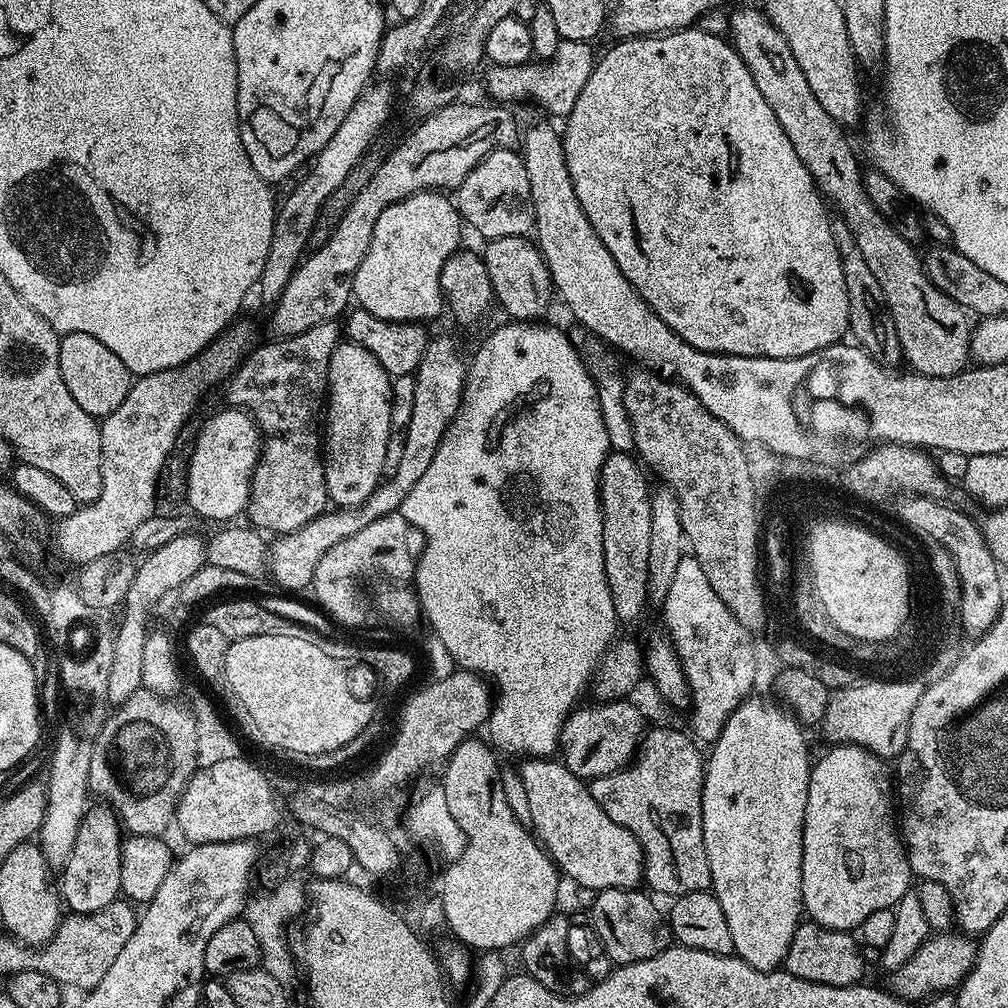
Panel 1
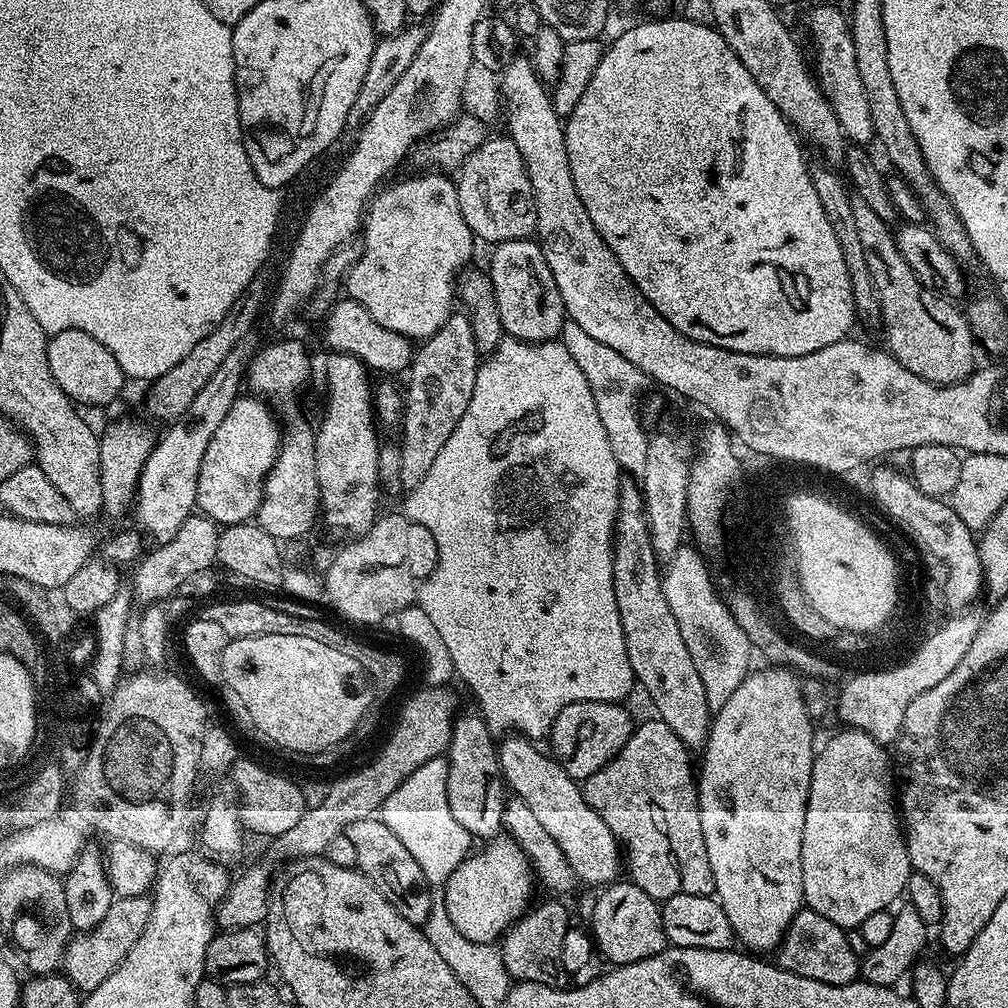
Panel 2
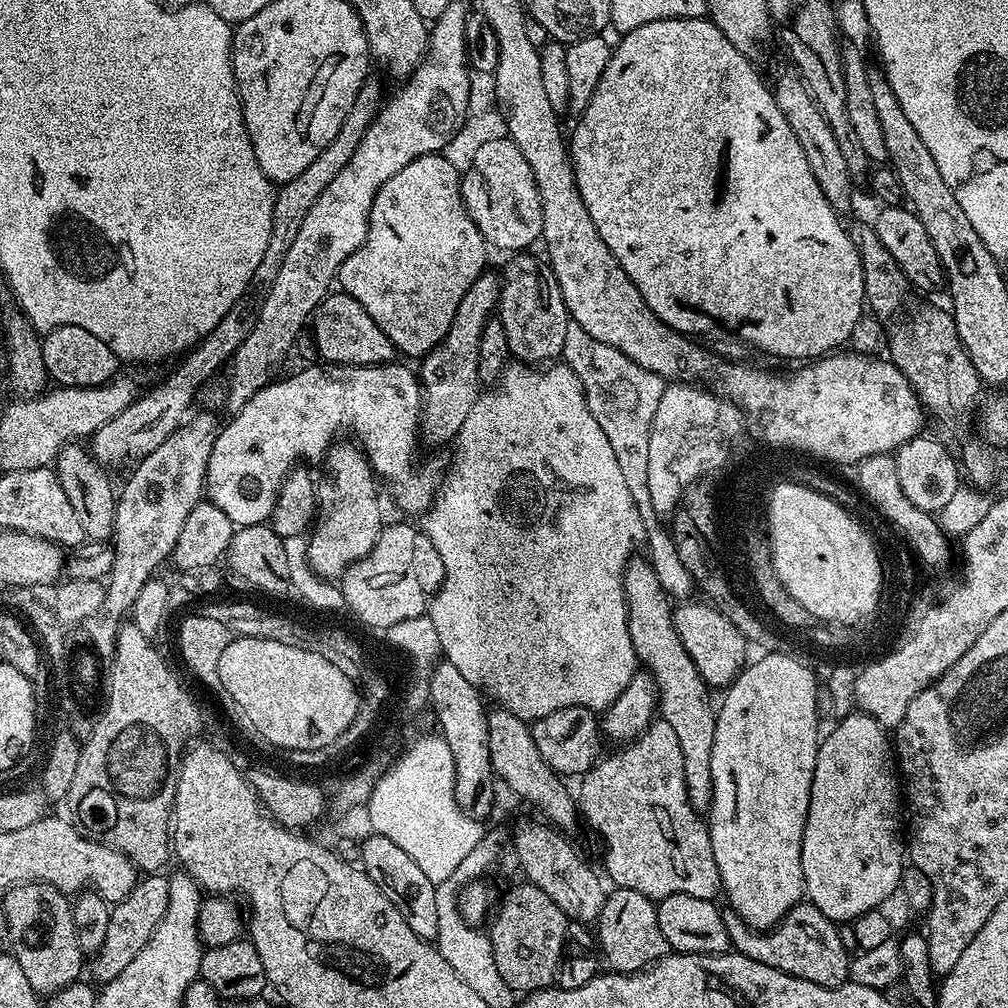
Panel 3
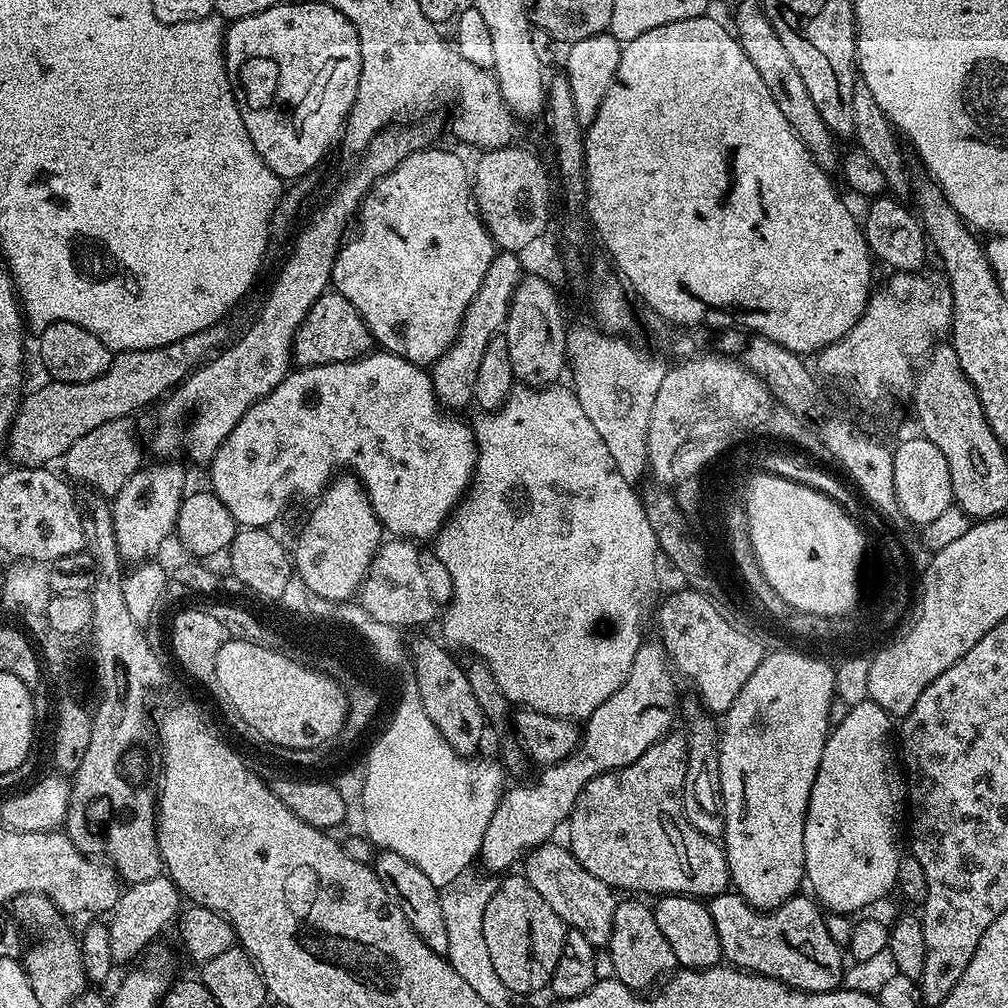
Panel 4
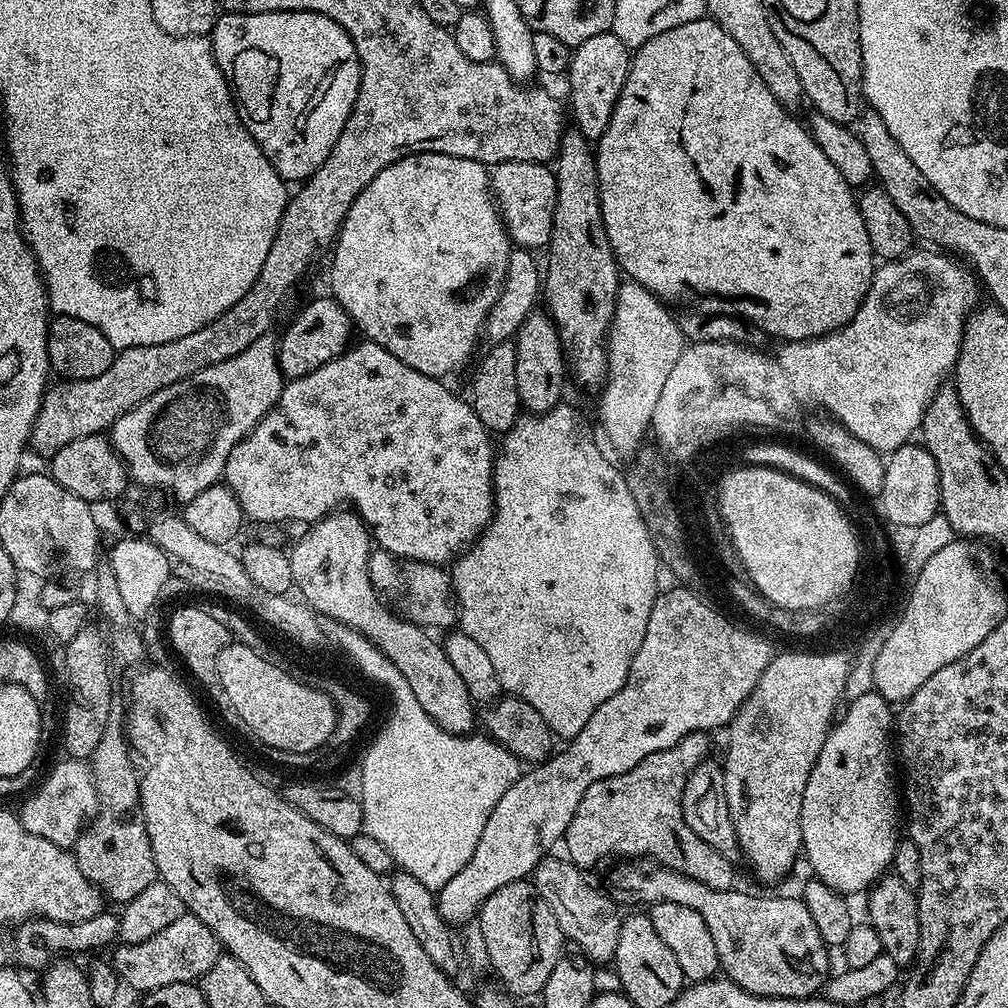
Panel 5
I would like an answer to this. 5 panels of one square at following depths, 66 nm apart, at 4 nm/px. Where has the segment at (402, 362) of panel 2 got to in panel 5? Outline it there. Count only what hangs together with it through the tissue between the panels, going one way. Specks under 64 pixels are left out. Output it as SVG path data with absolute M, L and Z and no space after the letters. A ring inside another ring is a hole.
M325 294L317 300L312 300L292 321L288 329L278 340L280 353L280 370L284 374L285 381L297 380L314 370L318 366L326 366L334 358L338 358L343 352L348 351L353 343L354 325L346 314L346 310L331 295Z

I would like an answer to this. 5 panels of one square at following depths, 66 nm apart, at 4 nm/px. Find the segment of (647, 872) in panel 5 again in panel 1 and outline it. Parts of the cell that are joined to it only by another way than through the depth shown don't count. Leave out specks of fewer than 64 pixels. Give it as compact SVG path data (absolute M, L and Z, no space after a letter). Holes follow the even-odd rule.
M801 922L790 942L790 950L786 954L782 968L794 978L802 978L806 982L845 988L865 979L864 956L860 953L859 947L861 948L861 945L851 931L823 928L815 922Z

